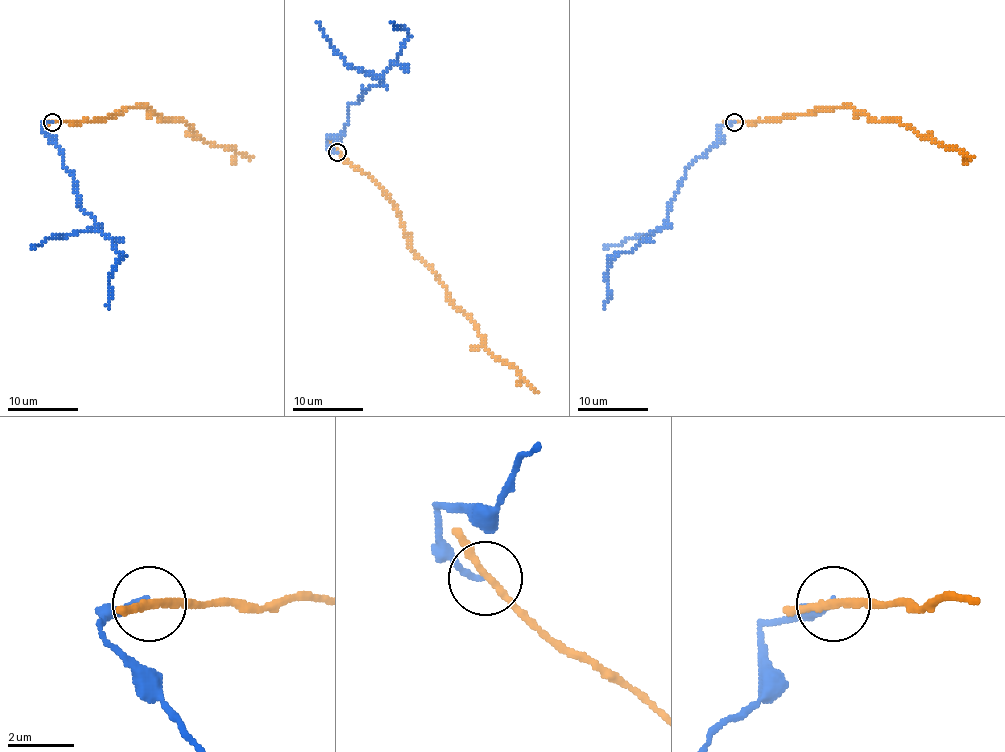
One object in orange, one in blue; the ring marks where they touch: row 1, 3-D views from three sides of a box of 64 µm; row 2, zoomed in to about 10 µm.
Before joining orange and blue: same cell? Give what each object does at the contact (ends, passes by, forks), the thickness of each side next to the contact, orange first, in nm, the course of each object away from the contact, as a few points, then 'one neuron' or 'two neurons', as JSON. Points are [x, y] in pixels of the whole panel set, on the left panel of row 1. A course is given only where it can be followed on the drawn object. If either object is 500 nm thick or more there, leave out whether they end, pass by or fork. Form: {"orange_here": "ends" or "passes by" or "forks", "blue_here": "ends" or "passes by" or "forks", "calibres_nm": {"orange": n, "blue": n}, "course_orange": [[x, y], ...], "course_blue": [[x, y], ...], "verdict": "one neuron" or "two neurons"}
{"orange_here": "passes by", "blue_here": "ends", "calibres_nm": {"orange": 200, "blue": 180}, "course_orange": [[51, 122], [101, 121], [125, 110], [146, 106], [162, 121], [182, 119], [210, 143], [233, 147], [252, 158]], "course_blue": [[51, 122], [42, 128], [64, 154], [62, 165], [74, 180], [79, 205], [123, 253], [109, 272], [108, 309]], "verdict": "two neurons"}

